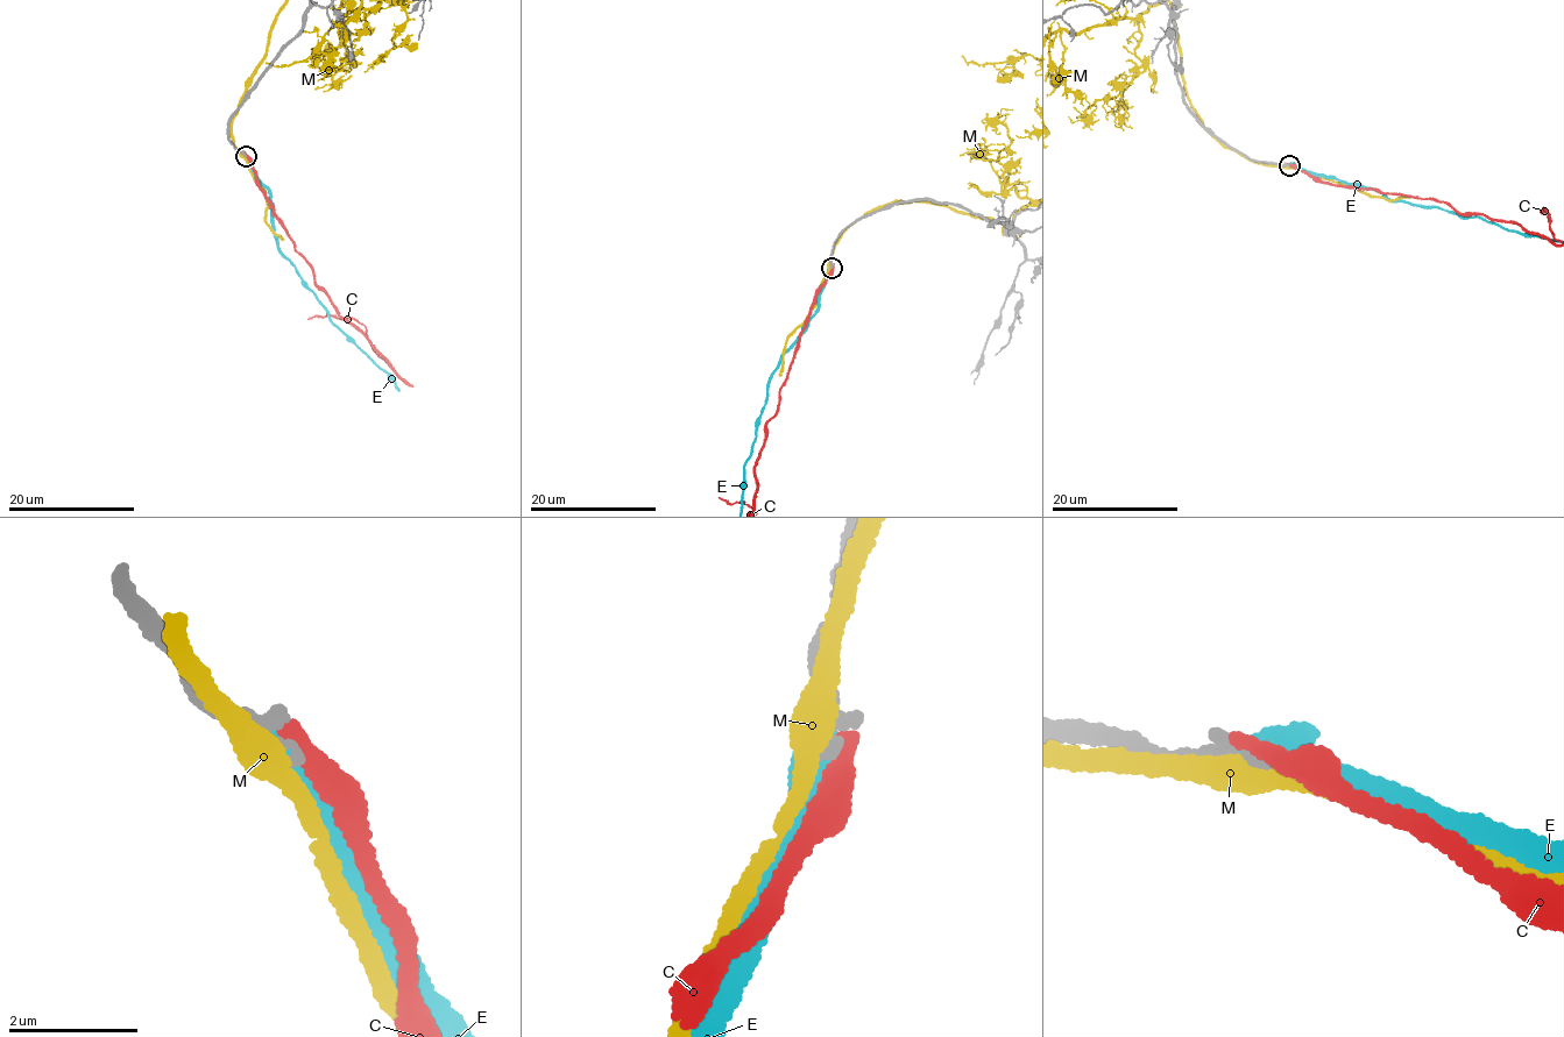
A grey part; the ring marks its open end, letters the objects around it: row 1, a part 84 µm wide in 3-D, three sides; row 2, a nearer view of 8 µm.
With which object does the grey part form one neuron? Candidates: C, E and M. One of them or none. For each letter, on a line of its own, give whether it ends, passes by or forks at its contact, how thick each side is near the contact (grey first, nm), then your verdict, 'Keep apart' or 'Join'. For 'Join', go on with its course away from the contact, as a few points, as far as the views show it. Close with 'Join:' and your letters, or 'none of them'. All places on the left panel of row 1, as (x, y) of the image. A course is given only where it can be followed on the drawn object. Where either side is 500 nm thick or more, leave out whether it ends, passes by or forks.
C: It ends there. Thickness 240 nm (grey) against 320 nm. Keep apart
E: Thickness 260 nm (grey) against 600 nm. Keep apart
M: It passes by. Thickness 340 nm (grey) against 400 nm. Keep apart
Join: none of them

